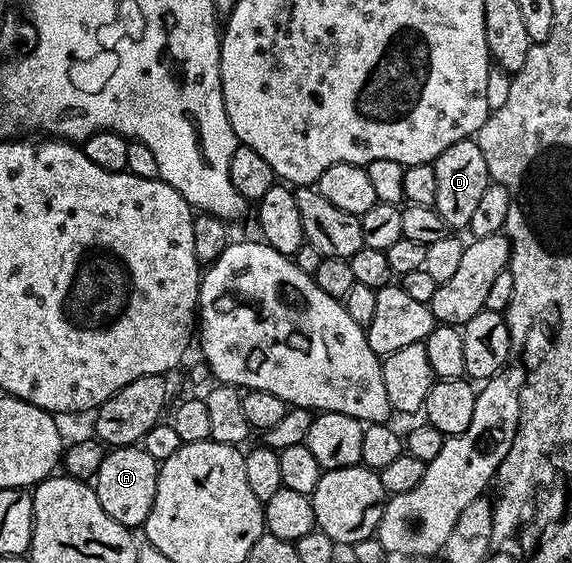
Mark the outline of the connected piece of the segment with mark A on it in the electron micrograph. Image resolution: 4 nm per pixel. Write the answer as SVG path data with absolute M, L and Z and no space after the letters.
M140 445L106 450L91 486L99 497L99 505L103 505L107 512L107 517L130 529L144 528L151 513L151 505L155 505L158 470L159 461Z

